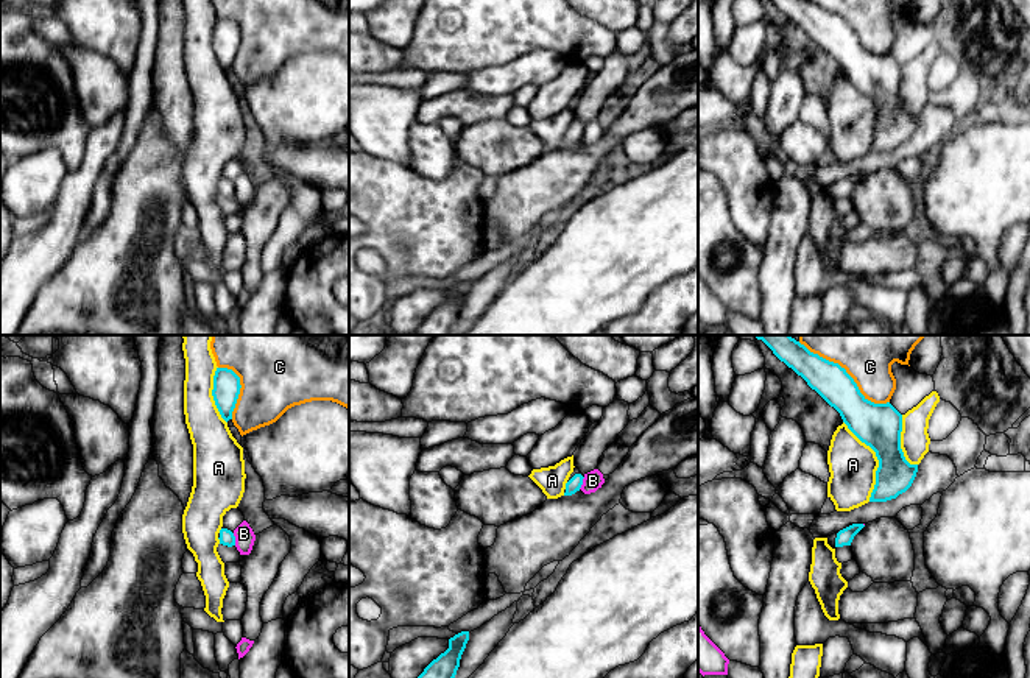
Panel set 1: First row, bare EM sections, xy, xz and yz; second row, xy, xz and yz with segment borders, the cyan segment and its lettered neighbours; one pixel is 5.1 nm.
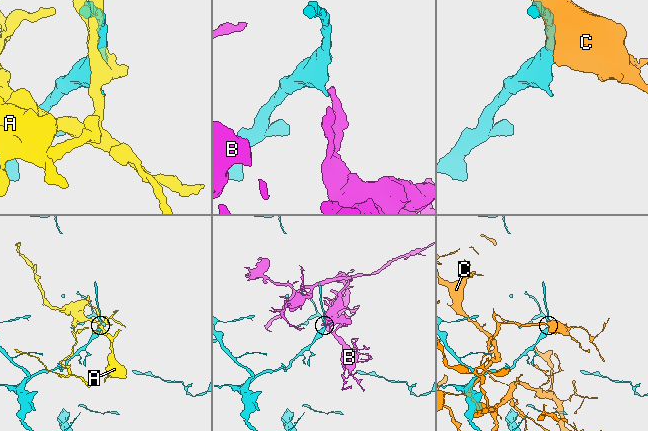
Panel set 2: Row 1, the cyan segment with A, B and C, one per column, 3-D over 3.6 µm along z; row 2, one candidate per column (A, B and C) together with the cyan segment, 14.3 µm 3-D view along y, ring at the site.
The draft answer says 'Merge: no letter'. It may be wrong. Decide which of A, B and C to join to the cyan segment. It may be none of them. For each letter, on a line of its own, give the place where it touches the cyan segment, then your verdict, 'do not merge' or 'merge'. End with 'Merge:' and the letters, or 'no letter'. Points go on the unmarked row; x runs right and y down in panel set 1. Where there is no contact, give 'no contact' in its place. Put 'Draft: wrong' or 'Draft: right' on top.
Draft: right
A: meets cyan in yz at (878, 109); do not merge
B: meets cyan in xy at (234, 190); do not merge
C: meets cyan in yz at (850, 27); do not merge
Merge: no letter

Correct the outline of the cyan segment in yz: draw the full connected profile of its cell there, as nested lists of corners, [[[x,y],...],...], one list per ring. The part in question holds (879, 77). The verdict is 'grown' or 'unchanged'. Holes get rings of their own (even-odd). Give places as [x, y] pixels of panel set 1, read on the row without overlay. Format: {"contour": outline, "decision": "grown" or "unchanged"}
{"contour": [[[809,0],[771,2],[834,58],[848,79],[876,103],[879,118],[870,153],[887,153],[905,143],[916,128],[918,115],[910,115],[901,100],[902,65],[890,53],[868,51],[838,14]]], "decision": "unchanged"}

